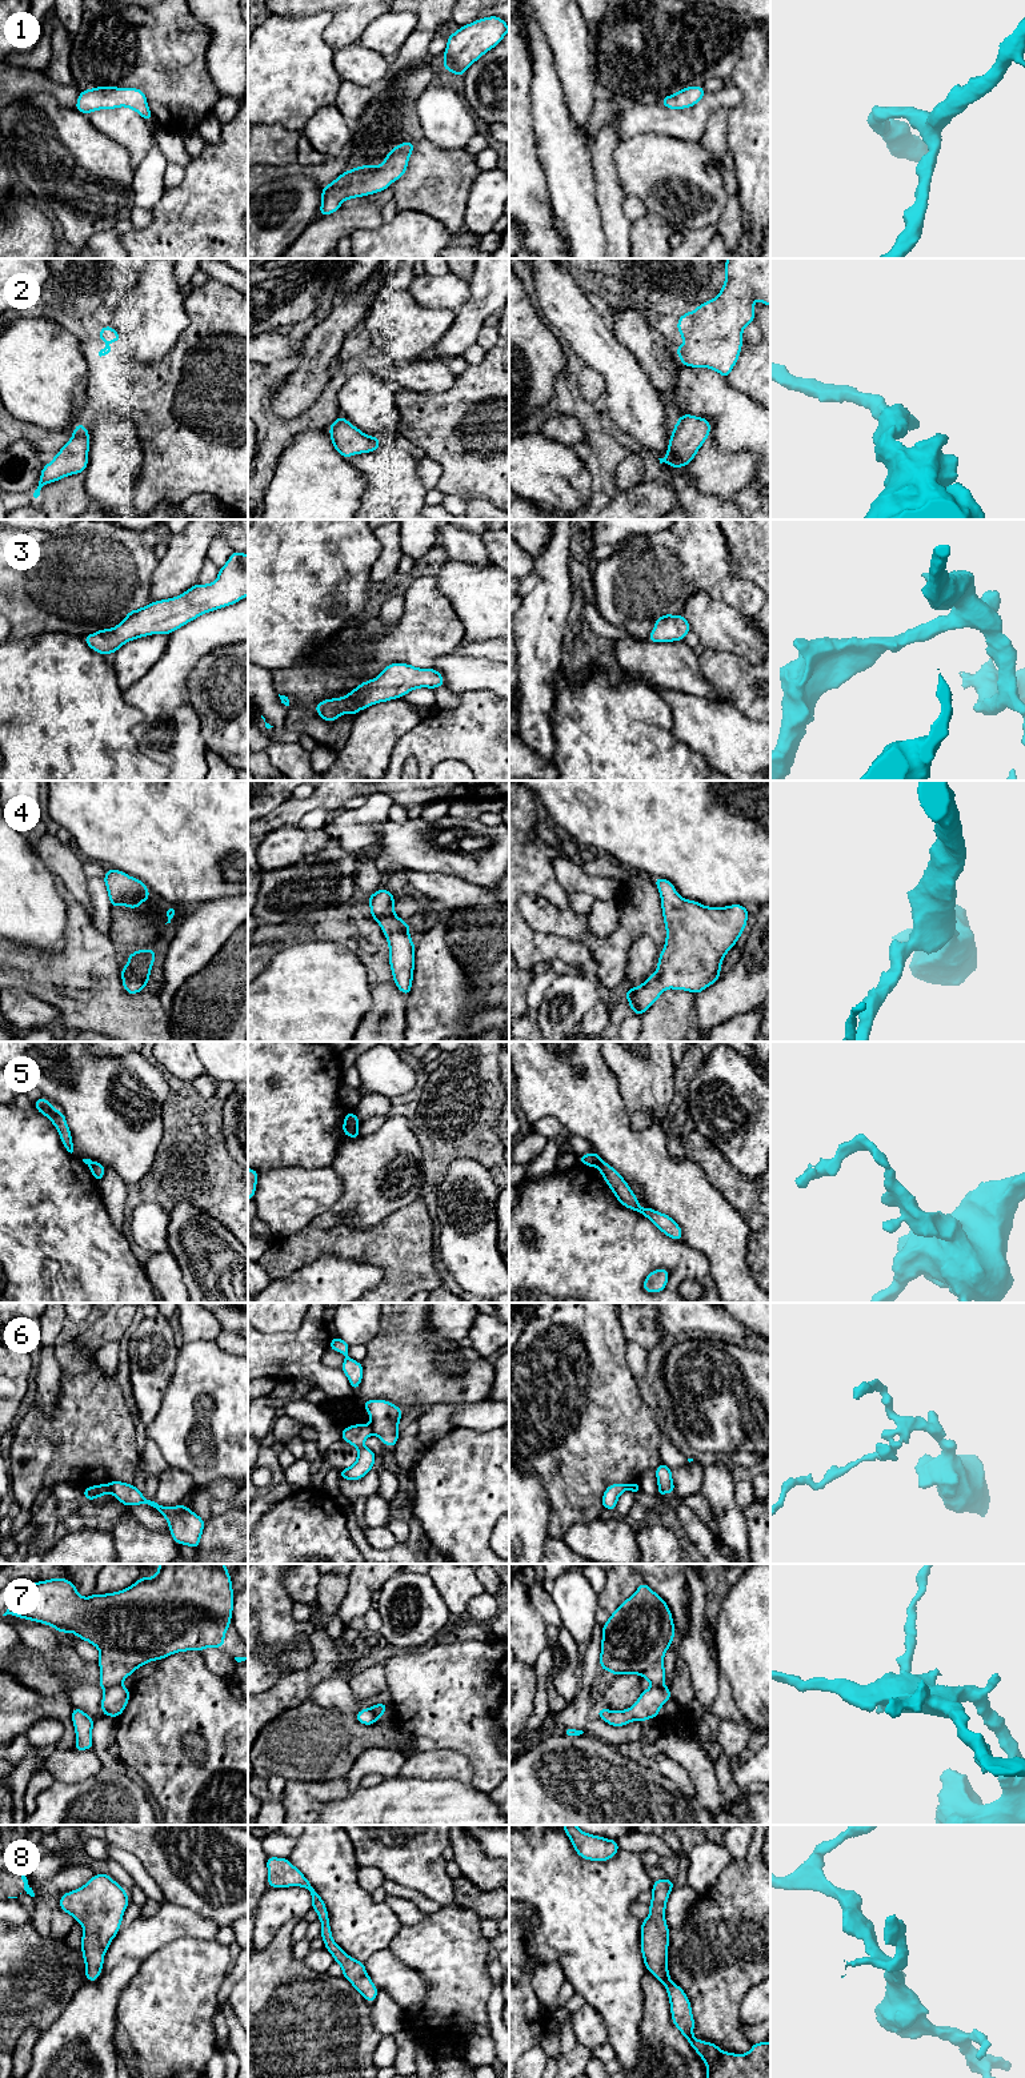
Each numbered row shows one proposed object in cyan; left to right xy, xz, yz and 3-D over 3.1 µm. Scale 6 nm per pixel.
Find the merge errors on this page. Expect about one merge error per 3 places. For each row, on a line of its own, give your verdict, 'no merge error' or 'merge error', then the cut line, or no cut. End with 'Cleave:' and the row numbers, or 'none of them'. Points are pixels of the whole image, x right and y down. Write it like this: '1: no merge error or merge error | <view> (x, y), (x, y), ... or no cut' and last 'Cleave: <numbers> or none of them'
1: no merge error | no cut
2: no merge error | no cut
3: no merge error | no cut
4: no merge error | no cut
5: merge error | yz (601, 1159), (596, 1166)
6: merge error | xz (369, 1424), (373, 1433)
7: merge error | xy (120, 1683), (105, 1692)
8: no merge error | no cut
Cleave: 5, 6, 7

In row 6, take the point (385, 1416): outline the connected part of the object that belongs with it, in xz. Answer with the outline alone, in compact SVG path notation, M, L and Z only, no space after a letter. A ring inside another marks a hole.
M364 1400L364 1407L372 1419L372 1431L383 1444L395 1447L399 1440L399 1423L404 1412L387 1400Z

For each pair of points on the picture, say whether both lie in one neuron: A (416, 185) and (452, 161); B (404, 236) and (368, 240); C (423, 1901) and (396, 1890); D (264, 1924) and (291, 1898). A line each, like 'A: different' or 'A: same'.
A: same
B: same
C: same
D: same

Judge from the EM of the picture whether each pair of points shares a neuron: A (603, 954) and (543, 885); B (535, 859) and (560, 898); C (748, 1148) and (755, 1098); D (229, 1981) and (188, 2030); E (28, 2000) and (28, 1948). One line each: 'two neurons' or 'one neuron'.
A: two neurons
B: one neuron
C: one neuron
D: two neurons
E: one neuron

